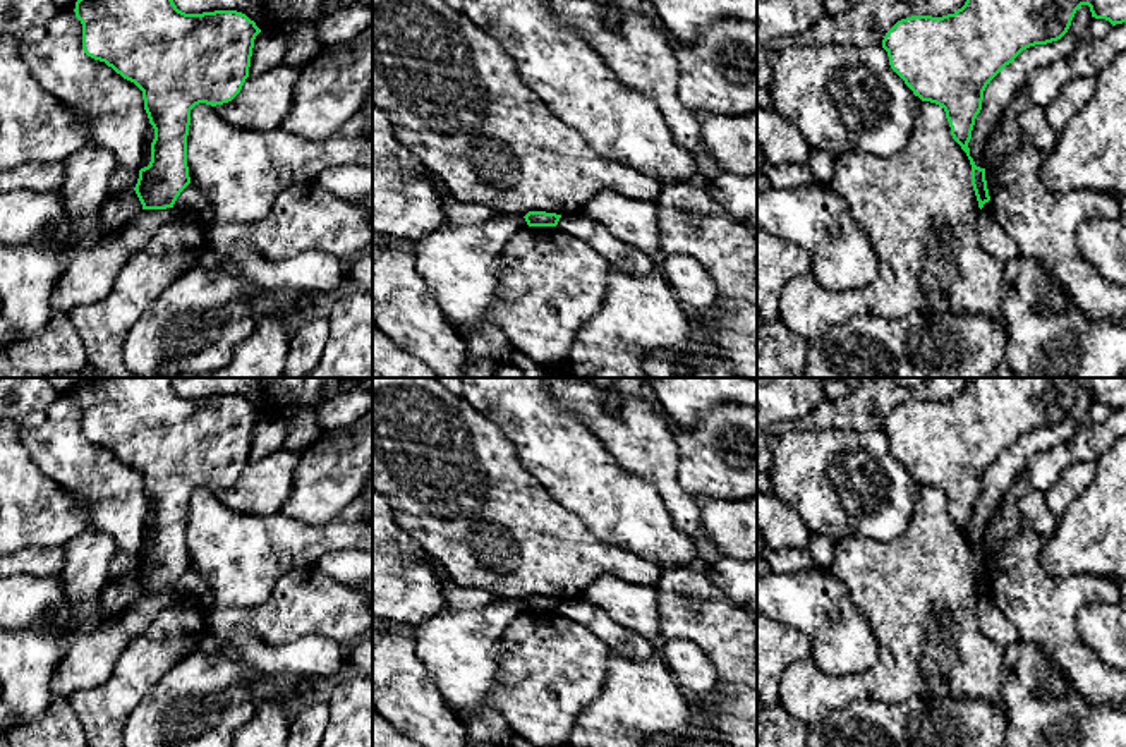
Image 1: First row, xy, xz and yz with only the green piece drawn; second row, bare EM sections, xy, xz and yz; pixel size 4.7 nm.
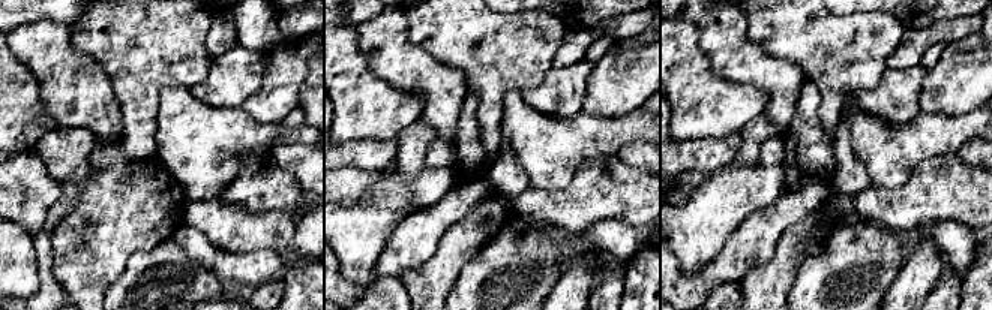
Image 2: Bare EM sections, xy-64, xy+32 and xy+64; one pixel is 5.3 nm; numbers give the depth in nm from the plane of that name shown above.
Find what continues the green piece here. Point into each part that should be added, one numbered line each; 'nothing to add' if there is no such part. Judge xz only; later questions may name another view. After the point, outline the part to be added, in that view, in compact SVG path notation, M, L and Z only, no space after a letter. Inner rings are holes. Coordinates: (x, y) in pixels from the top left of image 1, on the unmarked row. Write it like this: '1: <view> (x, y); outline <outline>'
nothing to add

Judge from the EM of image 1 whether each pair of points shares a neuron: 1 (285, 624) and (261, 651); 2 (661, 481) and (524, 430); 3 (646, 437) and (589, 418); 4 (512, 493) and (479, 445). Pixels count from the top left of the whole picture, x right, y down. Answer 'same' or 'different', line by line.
1: different
2: different
3: same
4: same

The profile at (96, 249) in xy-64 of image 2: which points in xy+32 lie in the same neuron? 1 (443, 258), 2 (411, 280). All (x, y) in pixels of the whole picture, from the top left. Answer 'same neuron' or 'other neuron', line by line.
1: same neuron
2: same neuron

